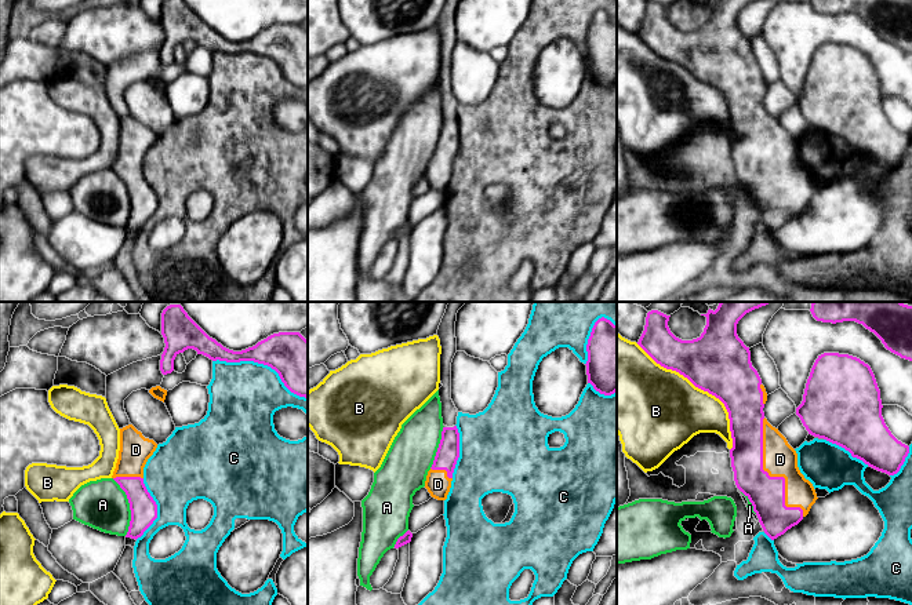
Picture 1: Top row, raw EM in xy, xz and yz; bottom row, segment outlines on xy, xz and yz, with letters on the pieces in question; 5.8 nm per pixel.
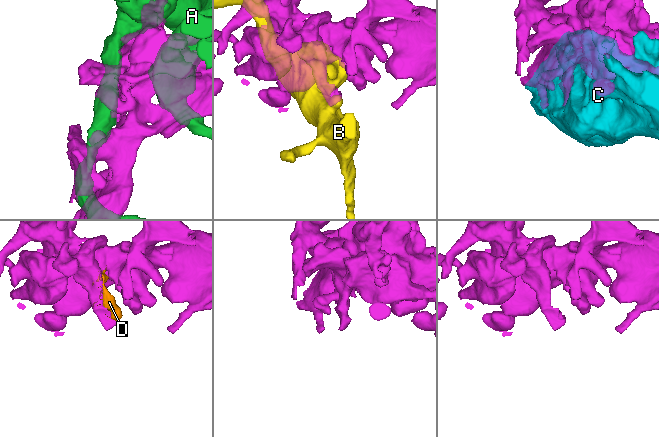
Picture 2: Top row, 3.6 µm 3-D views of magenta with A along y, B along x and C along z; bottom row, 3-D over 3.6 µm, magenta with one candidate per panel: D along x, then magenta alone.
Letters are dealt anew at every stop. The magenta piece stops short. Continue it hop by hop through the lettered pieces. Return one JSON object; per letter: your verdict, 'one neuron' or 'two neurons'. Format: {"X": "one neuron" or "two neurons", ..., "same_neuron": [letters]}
{"A": "two neurons", "B": "two neurons", "C": "two neurons", "D": "one neuron", "same_neuron": ["D"]}

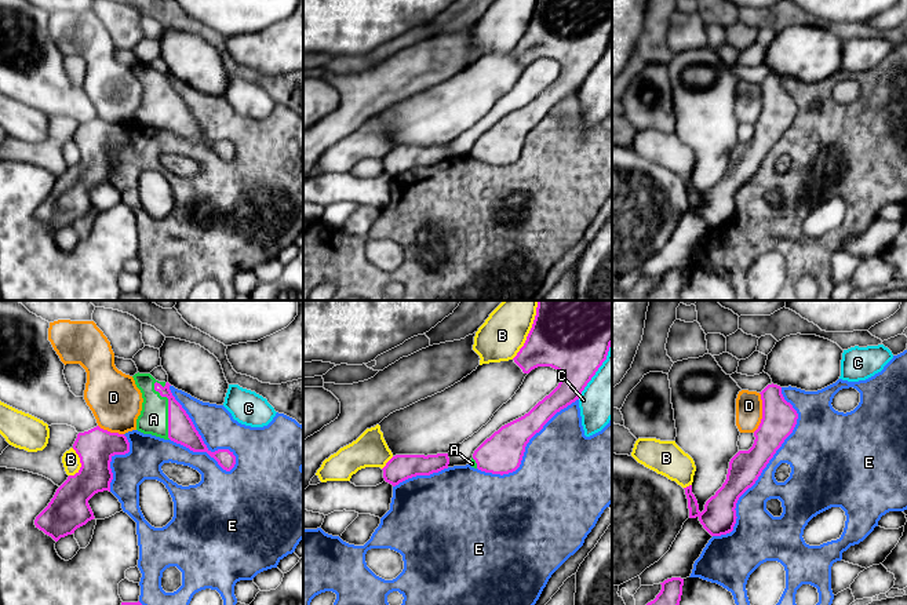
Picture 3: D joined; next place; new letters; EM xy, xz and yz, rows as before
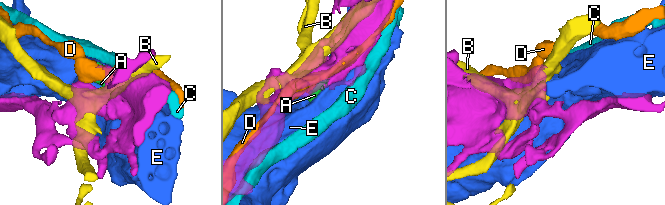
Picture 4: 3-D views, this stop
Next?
{"A": "one neuron", "B": "two neurons", "C": "two neurons", "D": "two neurons", "E": "two neurons", "same_neuron": ["A"]}

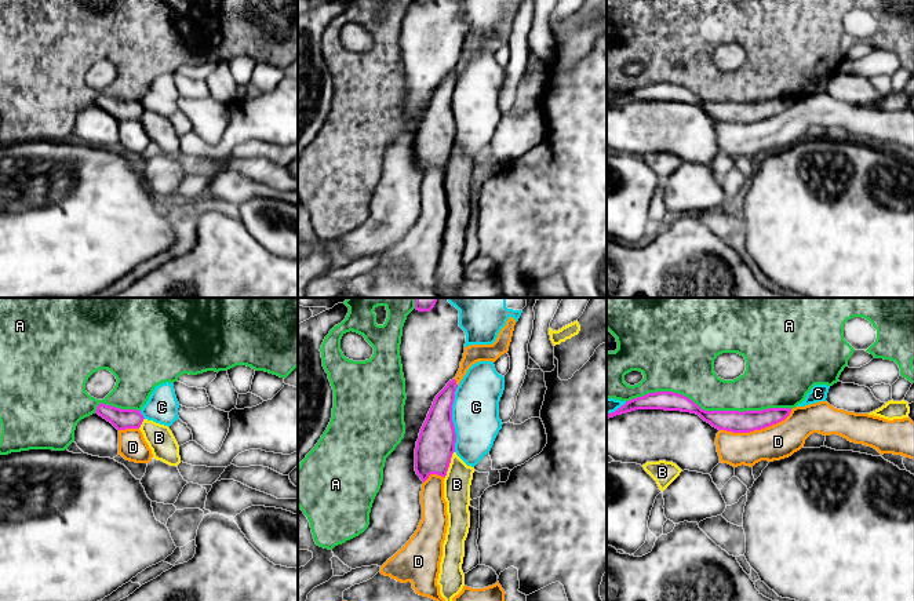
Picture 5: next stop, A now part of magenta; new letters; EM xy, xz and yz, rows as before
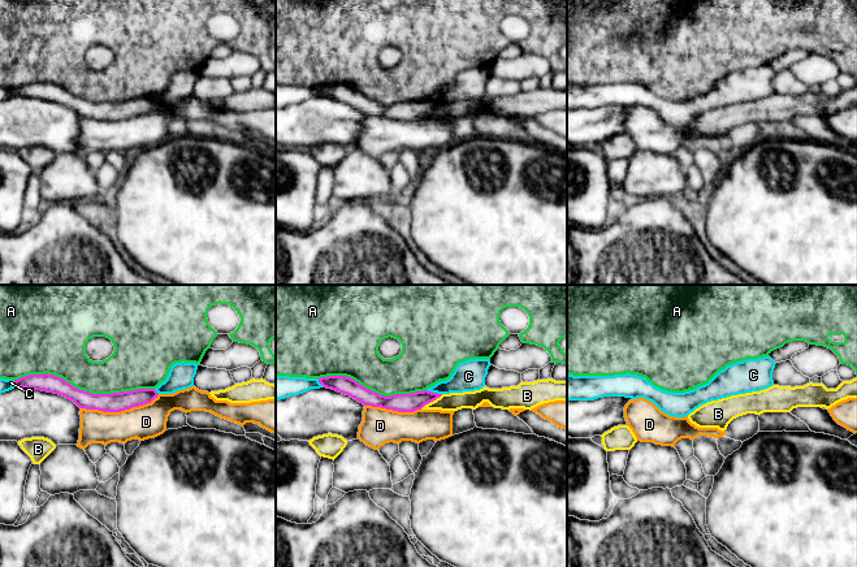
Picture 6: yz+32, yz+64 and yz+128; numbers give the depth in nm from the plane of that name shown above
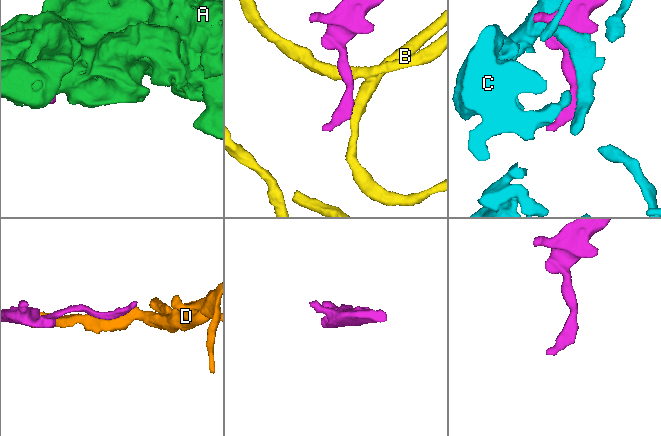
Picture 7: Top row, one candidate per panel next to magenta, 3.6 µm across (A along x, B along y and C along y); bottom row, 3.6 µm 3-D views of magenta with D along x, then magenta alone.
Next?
{"A": "two neurons", "B": "two neurons", "C": "two neurons", "D": "two neurons", "same_neuron": []}

